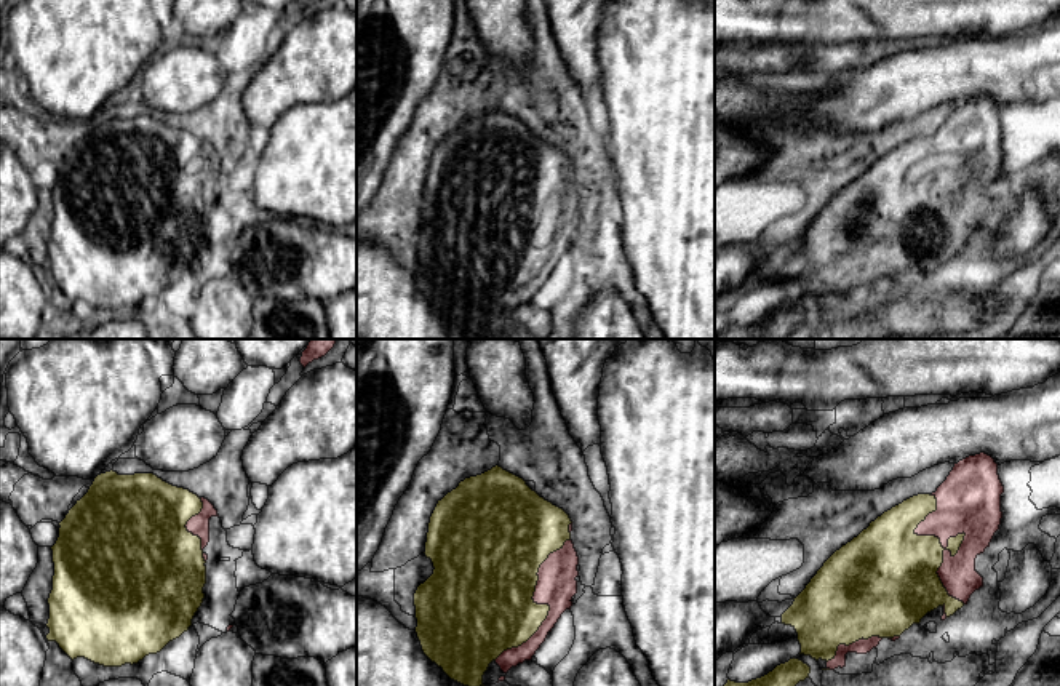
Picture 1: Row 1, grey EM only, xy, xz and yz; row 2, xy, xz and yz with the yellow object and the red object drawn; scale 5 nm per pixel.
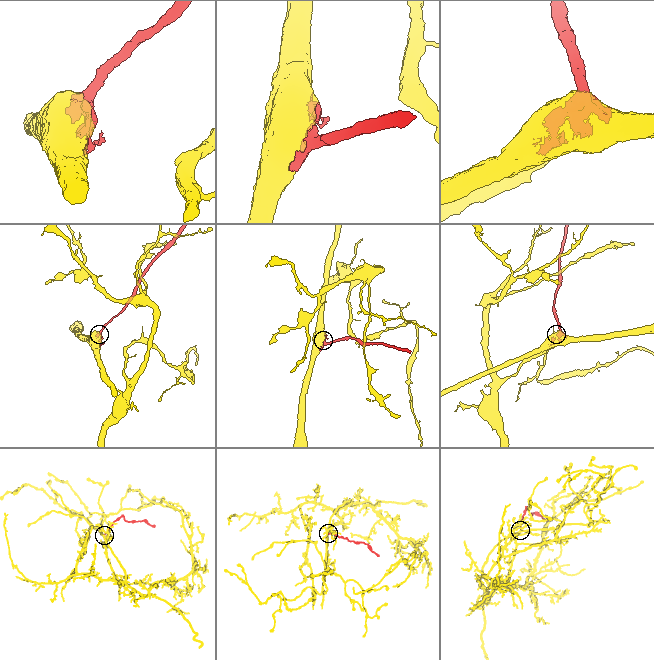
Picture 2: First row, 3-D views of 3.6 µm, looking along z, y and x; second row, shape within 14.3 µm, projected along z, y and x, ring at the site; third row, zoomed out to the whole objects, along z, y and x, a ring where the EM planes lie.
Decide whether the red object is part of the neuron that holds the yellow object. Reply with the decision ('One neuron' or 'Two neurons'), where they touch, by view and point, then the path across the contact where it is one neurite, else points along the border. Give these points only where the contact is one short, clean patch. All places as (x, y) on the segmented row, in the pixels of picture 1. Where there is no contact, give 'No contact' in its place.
One neuron. Touches yellow at yz (939, 542)

